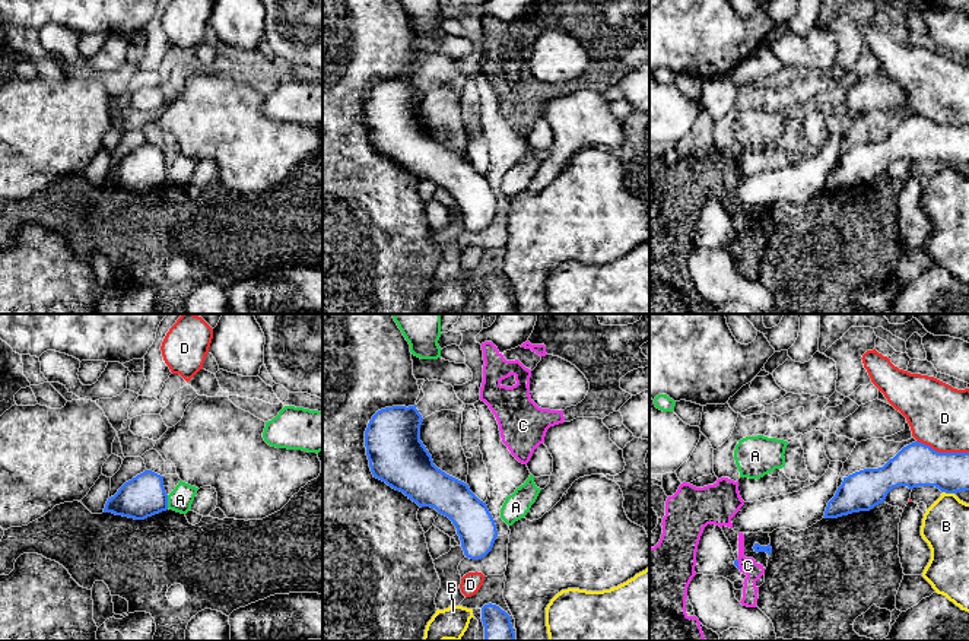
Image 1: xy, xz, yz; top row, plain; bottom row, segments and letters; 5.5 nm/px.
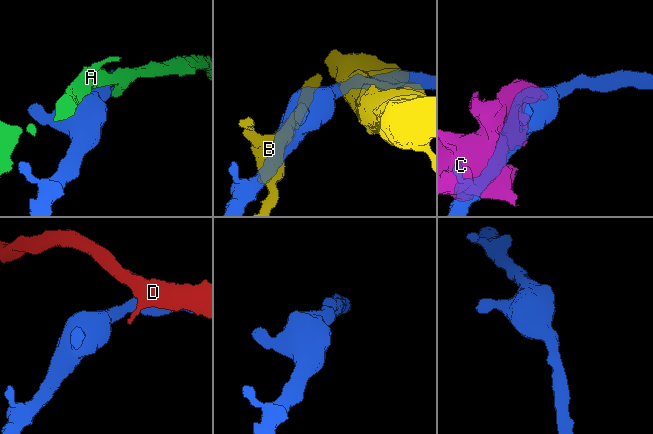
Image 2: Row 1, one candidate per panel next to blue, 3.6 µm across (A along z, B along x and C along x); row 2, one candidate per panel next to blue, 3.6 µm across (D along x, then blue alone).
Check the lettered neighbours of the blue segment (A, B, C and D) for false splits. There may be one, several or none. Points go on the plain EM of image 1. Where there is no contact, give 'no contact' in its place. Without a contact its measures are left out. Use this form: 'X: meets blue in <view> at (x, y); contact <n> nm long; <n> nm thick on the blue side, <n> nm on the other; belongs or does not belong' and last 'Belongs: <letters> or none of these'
A: meets blue in xy at (167, 174); contact 70 nm long; 240 nm thick on the blue side, 140 nm on the other; does not belong
B: meets blue in yz at (949, 165); contact 70 nm long; 240 nm thick on the blue side, 260 nm on the other; does not belong
C: meets blue in yz at (737, 237); contact 60 nm long; 30 nm thick on the blue side, 100 nm on the other; does not belong
D: meets blue in yz at (943, 126); contact 300 nm long; 240 nm thick on the blue side, 340 nm on the other; does not belong
Belongs: none of these

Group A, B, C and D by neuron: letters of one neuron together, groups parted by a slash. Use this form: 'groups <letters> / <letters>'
groups A / B / C / D

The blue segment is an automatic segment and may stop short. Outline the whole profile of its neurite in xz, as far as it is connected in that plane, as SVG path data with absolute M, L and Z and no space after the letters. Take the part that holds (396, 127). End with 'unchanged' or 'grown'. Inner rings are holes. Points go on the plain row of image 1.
M393 79L378 83L365 104L365 120L374 150L403 165L420 181L431 180L448 190L457 201L464 228L484 231L493 220L498 203L486 175L480 174L467 156L447 147L433 137L432 128L420 114L422 88L414 79Z; unchanged

